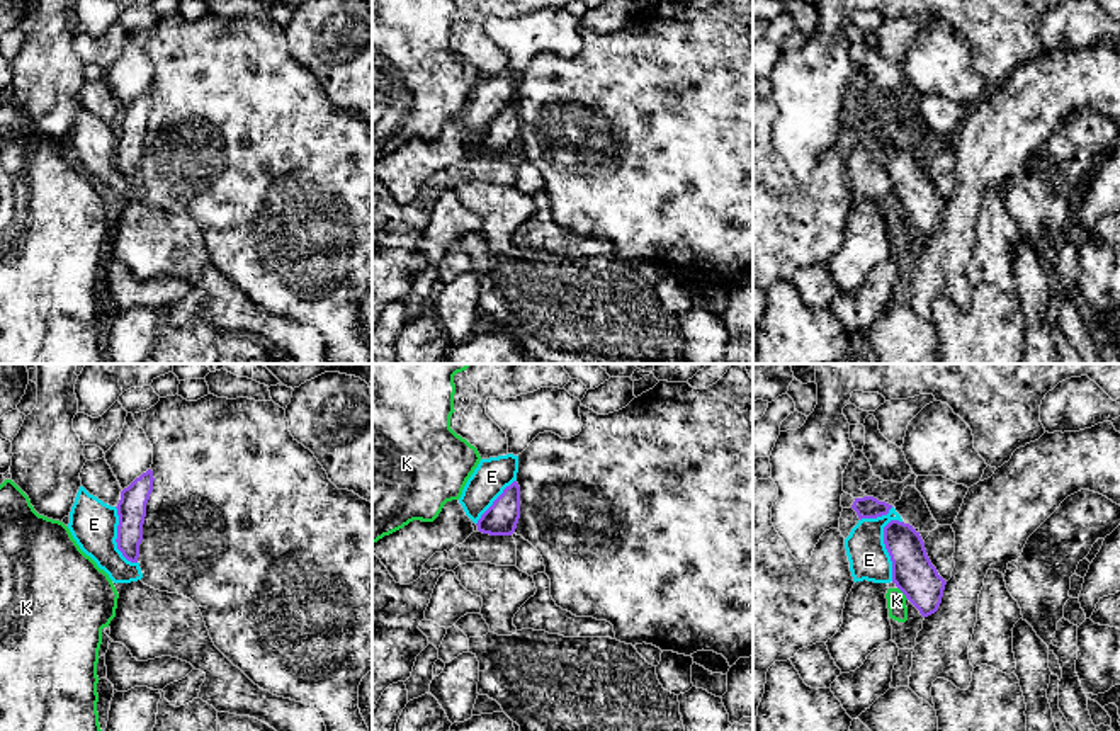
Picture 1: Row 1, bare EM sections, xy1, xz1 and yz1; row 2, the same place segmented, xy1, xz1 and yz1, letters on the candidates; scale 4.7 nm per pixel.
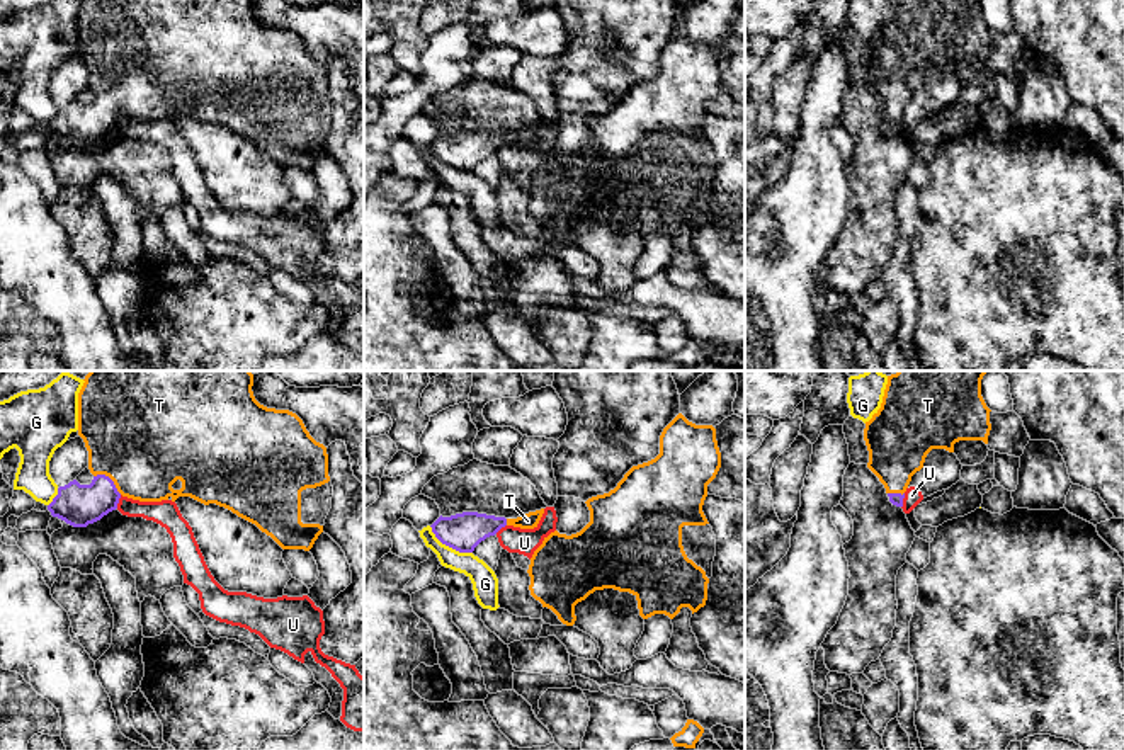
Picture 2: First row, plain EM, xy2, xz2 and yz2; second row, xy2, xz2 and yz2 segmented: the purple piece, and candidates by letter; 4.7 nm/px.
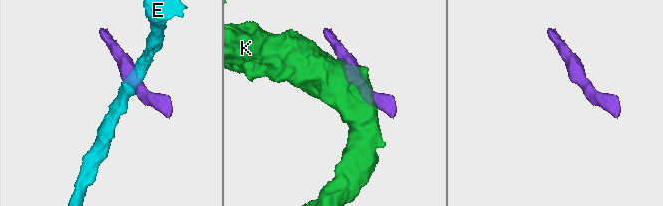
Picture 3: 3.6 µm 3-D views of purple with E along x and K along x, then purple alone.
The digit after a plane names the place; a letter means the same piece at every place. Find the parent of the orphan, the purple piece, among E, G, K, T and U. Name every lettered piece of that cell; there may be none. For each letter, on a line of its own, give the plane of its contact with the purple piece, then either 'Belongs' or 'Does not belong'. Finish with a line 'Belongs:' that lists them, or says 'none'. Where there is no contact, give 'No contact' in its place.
E: Touches purple in yz1. Does not belong
G: Touches purple in xz2. Does not belong
K: Touches purple in yz1. Does not belong
T: Touches purple in xy2. Belongs
U: Touches purple in yz2. Does not belong
Belongs: T

